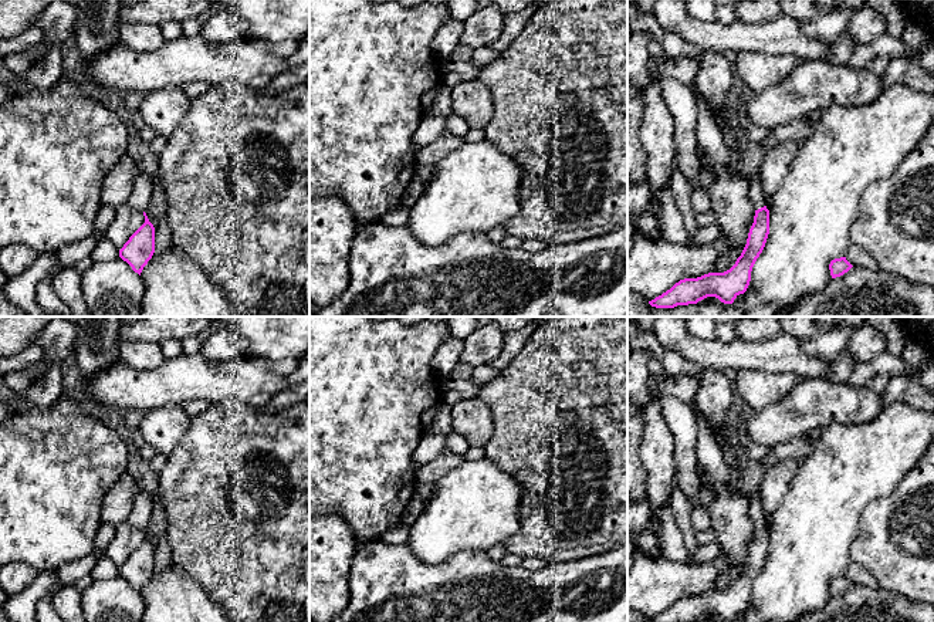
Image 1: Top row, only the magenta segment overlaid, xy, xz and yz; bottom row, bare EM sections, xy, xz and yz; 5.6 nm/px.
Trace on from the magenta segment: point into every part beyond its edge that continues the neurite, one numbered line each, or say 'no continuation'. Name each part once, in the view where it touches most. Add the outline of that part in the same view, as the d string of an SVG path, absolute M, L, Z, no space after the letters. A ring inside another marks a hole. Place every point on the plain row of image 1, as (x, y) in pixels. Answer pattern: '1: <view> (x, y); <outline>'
1: yz (757, 516); M758 493L749 494L748 500L749 500L749 518L751 518L754 528L758 528L767 524Z

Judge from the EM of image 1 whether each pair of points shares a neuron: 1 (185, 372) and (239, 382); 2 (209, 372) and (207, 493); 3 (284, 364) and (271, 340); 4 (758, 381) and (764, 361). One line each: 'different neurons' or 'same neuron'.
1: same neuron
2: different neurons
3: different neurons
4: different neurons

